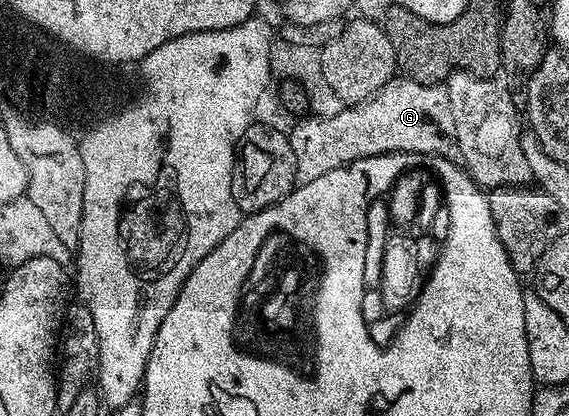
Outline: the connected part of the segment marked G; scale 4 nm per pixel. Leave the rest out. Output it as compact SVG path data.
M395 76L387 80L384 88L380 88L366 102L357 103L353 108L338 108L335 114L326 114L323 118L310 118L311 116L303 117L298 120L294 126L294 131L289 131L290 147L292 148L292 156L296 156L296 176L295 183L311 182L320 176L324 176L324 172L332 172L341 166L349 166L358 158L367 158L368 156L380 156L381 154L439 154L443 160L449 159L455 153L456 143L454 141L454 121L452 120L452 104L448 100L448 92L445 85L435 84L426 86L422 82L417 82L414 78L405 76Z

